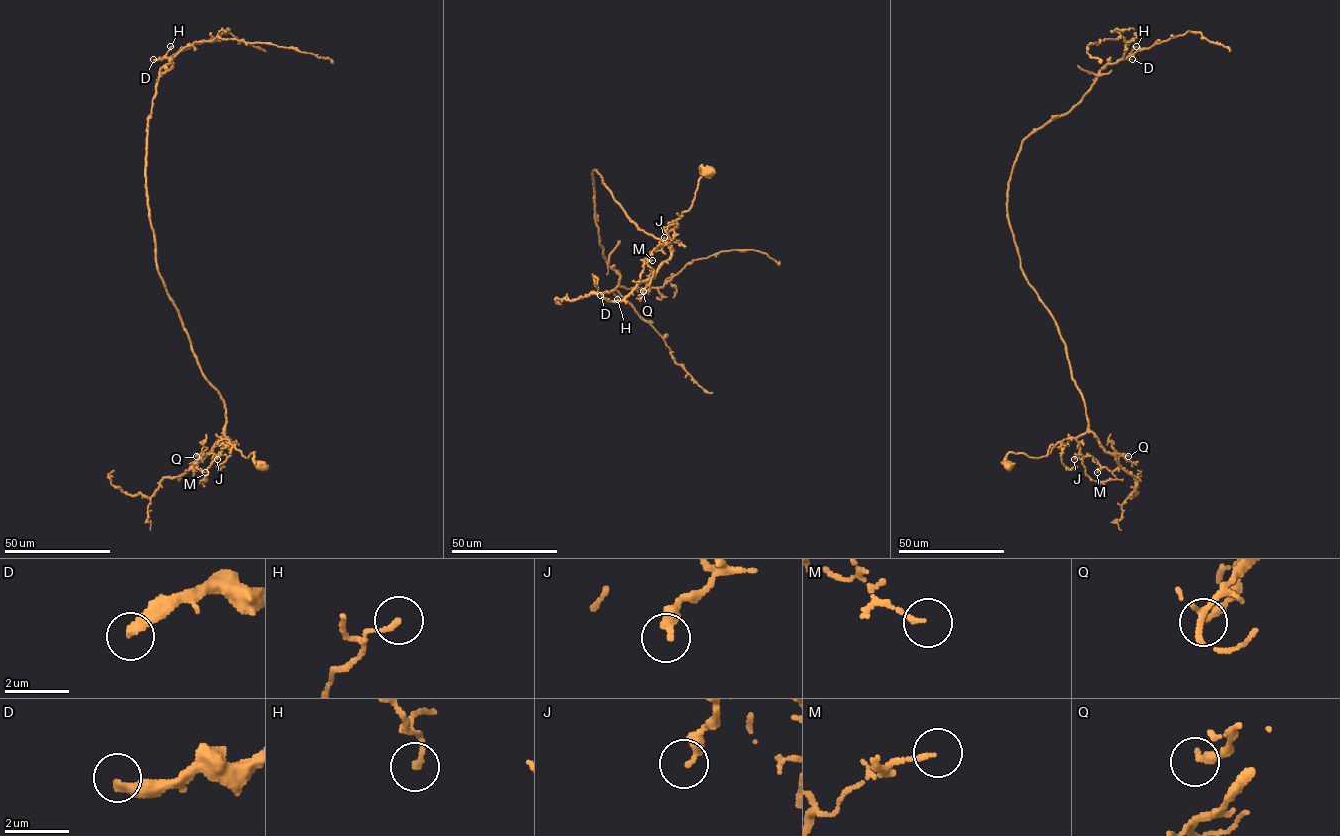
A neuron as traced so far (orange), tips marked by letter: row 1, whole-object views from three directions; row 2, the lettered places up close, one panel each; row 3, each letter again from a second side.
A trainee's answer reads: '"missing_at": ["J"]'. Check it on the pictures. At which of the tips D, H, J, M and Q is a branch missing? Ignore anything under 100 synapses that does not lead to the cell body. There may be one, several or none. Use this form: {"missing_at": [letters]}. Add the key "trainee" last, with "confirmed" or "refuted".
{"missing_at": ["D"], "trainee": "refuted"}

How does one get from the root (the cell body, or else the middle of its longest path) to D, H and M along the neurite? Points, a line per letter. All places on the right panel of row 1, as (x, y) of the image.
D: (1008, 464), (1088, 428), (1021, 267), (1012, 167), (1101, 69), (1132, 59)
H: (1008, 464), (1009, 453), (1045, 456), (1088, 428), (1065, 343), (1021, 267), (1012, 167), (1025, 138), (1136, 46)
M: (1008, 464), (1009, 453), (1045, 456), (1051, 445), (1091, 431), (1119, 465), (1097, 472)

